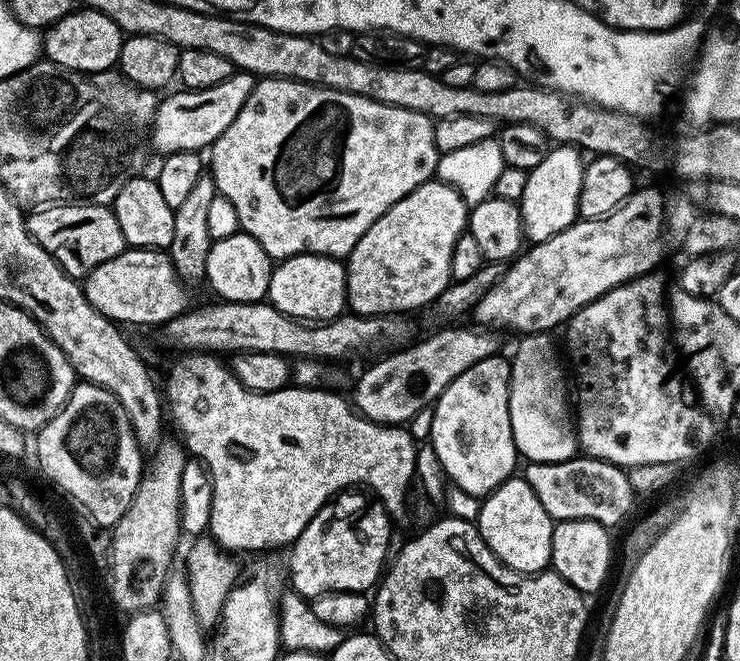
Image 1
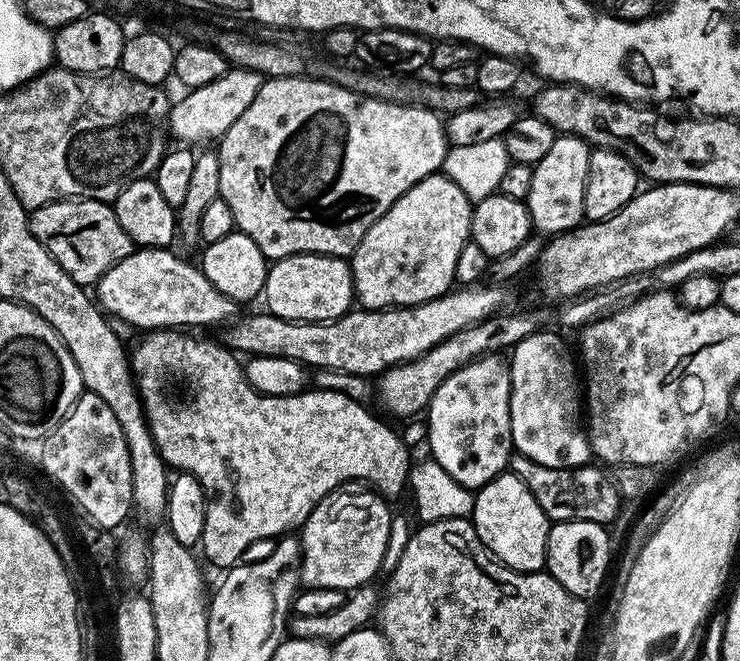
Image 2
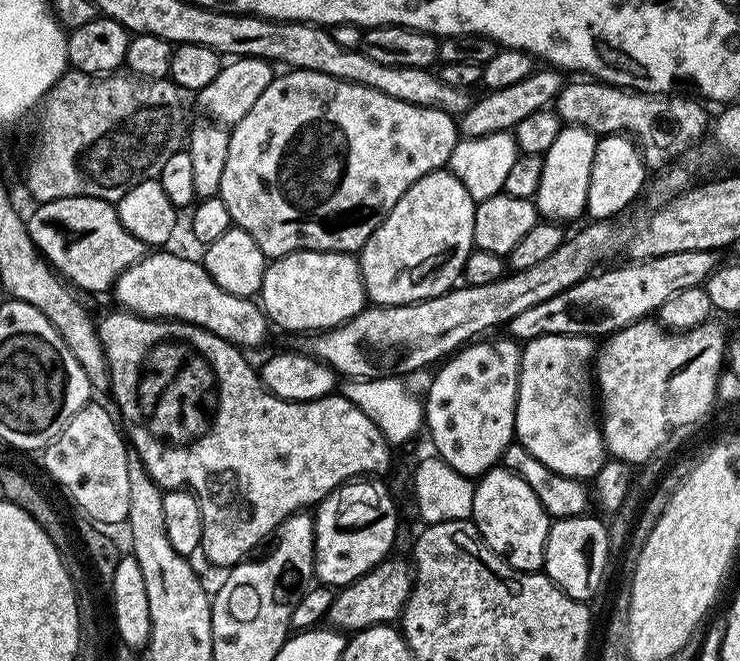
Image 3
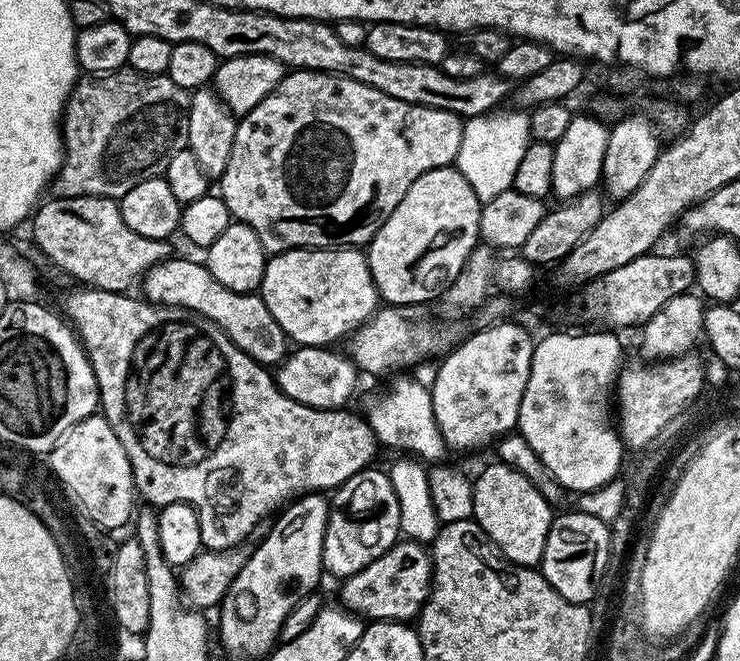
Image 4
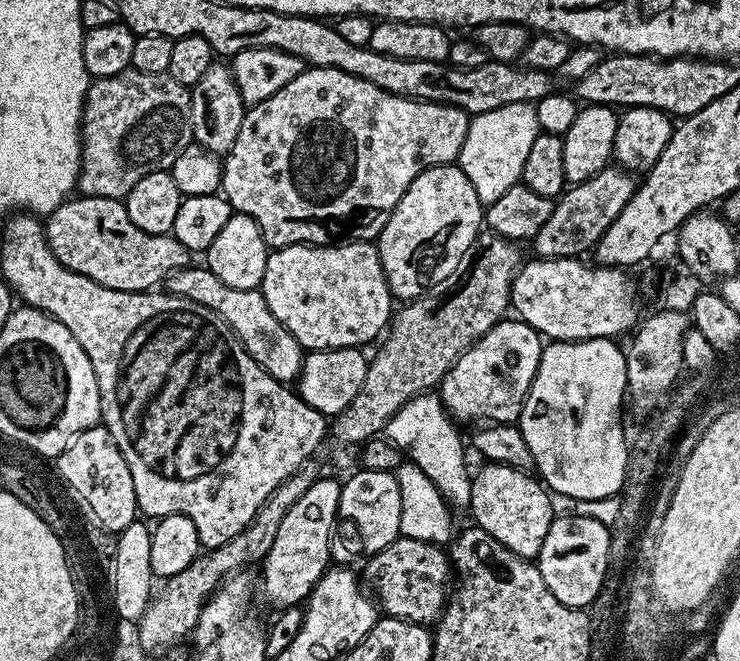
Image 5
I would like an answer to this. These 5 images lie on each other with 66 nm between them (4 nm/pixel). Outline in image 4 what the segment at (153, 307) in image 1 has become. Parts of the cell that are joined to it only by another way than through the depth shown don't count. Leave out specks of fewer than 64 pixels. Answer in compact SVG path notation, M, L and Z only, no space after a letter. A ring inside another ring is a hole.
M171 257L160 264L152 267L142 281L143 287L146 286L145 299L149 303L159 304L161 307L179 307L190 309L191 312L197 312L207 320L215 322L218 328L223 329L227 336L252 360L258 361L265 366L279 365L280 361L288 355L290 351L290 341L288 335L278 326L274 314L266 306L263 297L259 293L244 293L230 291L230 289L210 274L207 265L188 260L186 258Z

